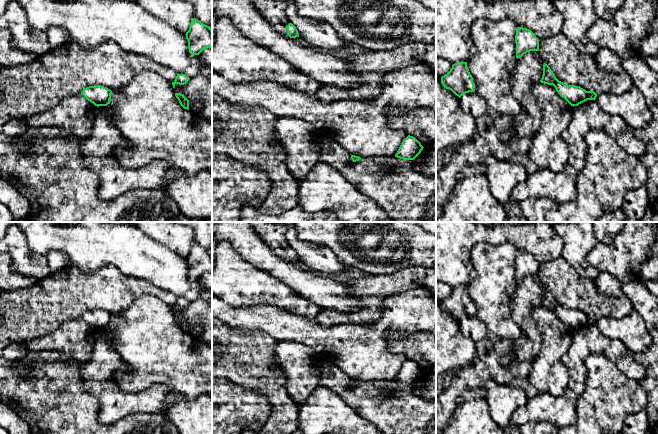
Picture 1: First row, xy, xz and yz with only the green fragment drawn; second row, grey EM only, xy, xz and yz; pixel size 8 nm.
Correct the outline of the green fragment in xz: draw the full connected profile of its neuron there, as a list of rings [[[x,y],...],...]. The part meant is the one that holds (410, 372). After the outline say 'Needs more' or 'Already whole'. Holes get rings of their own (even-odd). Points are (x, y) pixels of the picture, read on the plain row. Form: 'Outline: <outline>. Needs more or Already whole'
Outline: [[[408,359],[401,367],[395,381],[404,384],[414,384],[423,374],[421,367],[413,360]]]. Already whole

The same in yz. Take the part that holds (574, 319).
Outline: [[[546,287],[543,288],[543,299],[540,306],[553,309],[558,318],[573,331],[587,324],[595,324],[597,321],[597,318],[592,314],[586,315],[580,310],[568,309],[559,305]]]. Already whole

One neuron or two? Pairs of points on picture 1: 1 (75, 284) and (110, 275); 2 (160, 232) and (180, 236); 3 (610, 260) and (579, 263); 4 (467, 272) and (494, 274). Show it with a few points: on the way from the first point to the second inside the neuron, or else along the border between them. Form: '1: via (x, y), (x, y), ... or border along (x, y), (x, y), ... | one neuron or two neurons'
1: via (84, 284), (101, 284) | one neuron
2: via (165, 233), (168, 236), (175, 236) | one neuron
3: border along (598, 242), (590, 251), (587, 261), (599, 272) | two neurons
4: border along (471, 250), (475, 278), (467, 286) | two neurons

